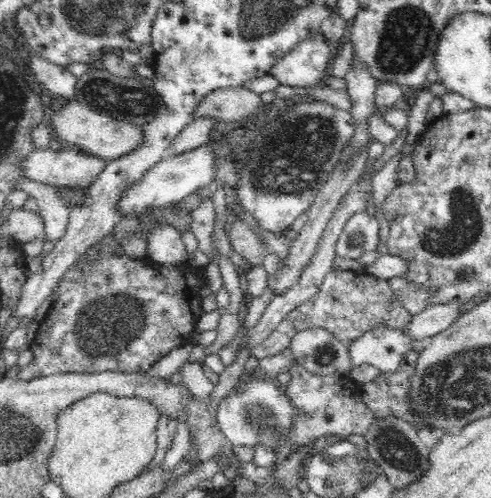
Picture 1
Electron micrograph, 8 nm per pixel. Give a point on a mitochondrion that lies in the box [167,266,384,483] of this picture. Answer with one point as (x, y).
(262, 415)

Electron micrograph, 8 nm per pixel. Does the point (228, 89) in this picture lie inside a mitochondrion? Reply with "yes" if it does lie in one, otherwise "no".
no

